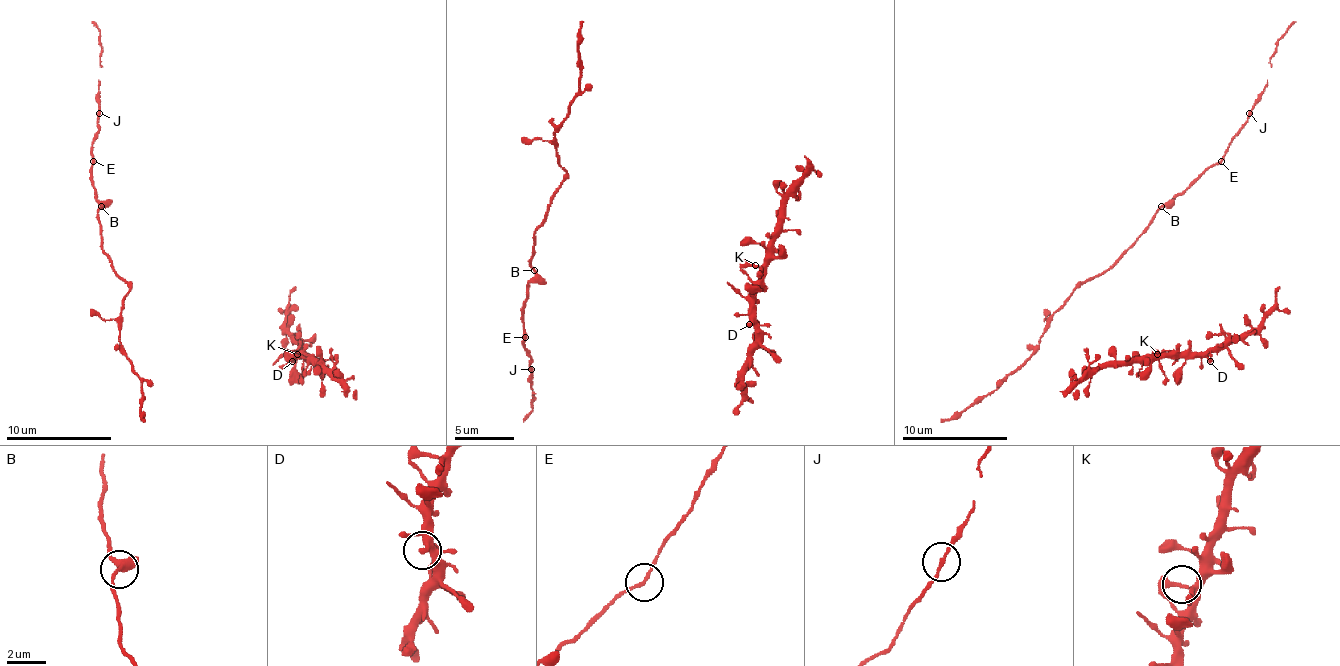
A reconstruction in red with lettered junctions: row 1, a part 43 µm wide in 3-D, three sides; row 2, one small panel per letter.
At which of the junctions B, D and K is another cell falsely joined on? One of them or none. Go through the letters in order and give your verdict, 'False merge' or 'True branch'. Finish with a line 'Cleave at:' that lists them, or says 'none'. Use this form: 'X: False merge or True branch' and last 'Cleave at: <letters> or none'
B: True branch
D: True branch
K: True branch
Cleave at: none

